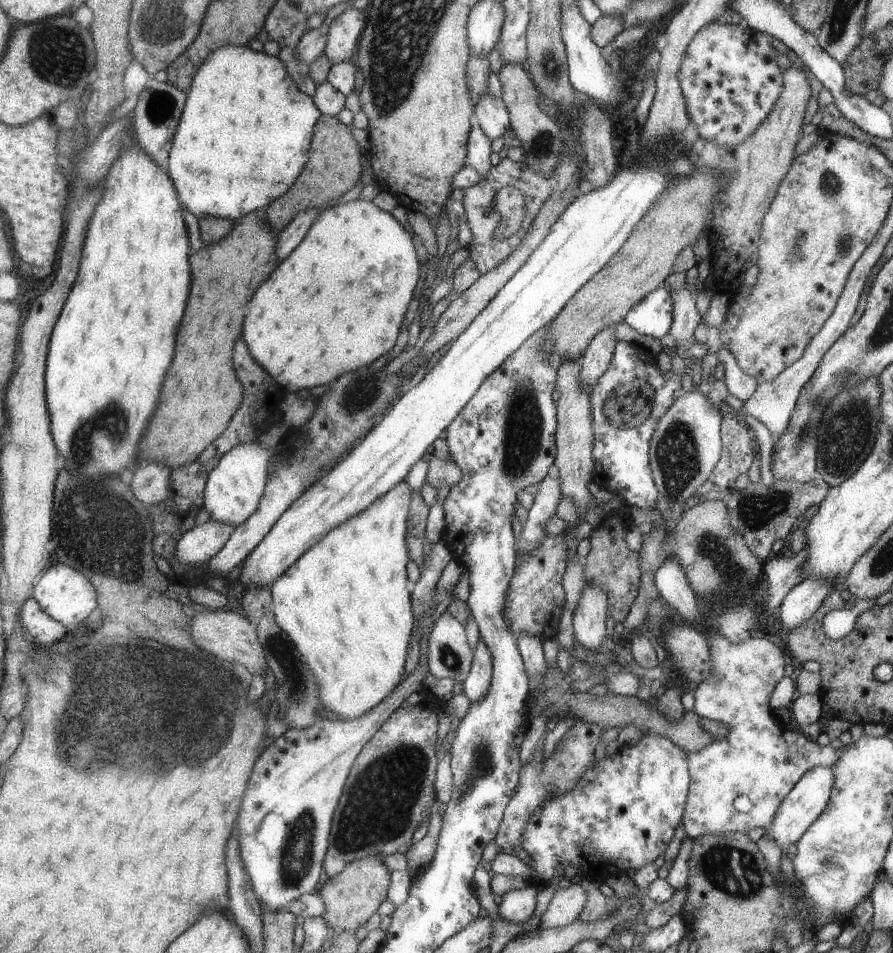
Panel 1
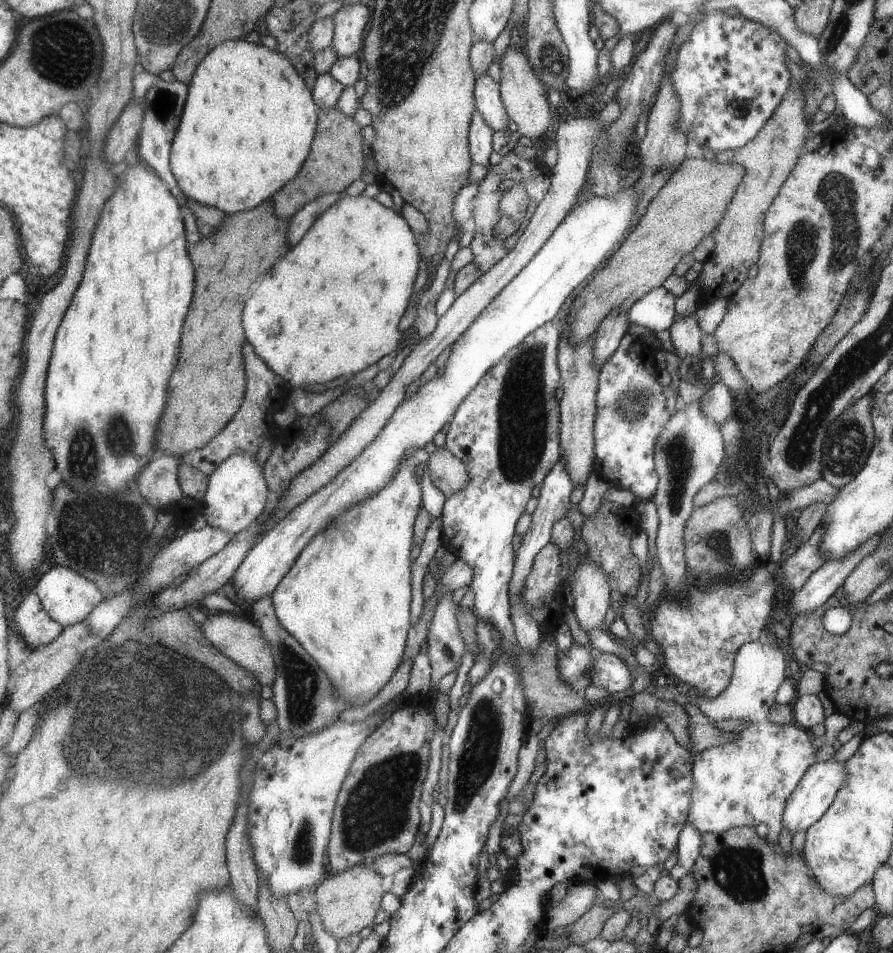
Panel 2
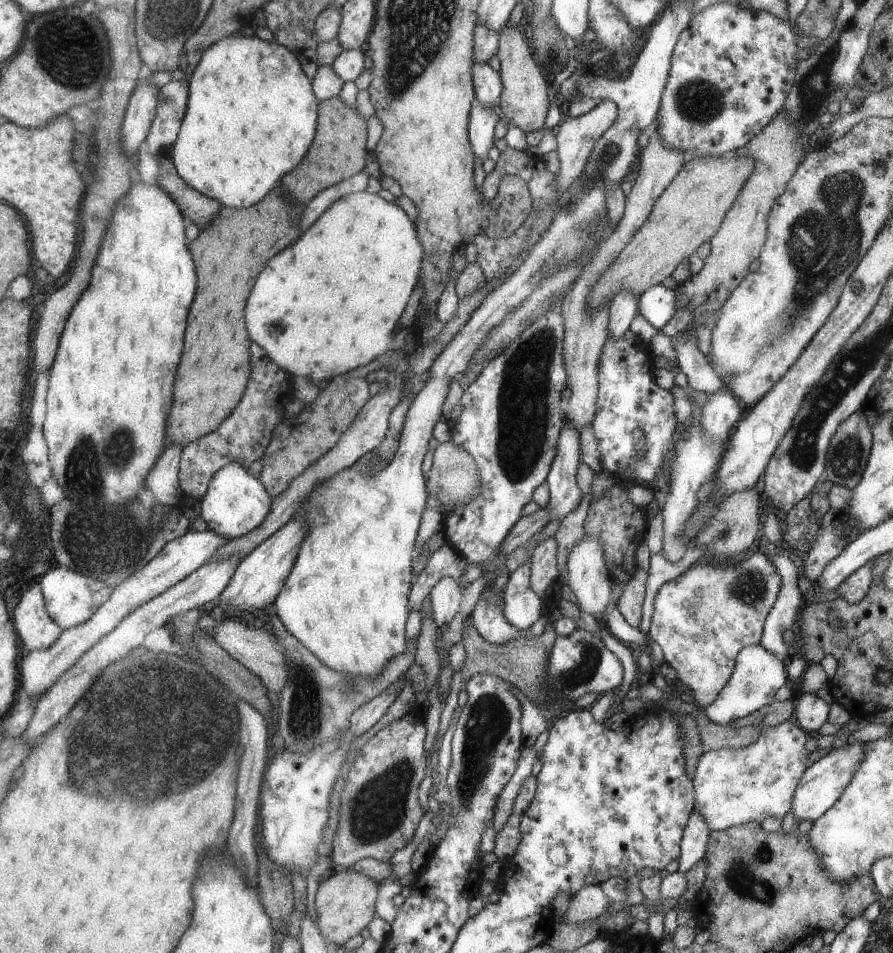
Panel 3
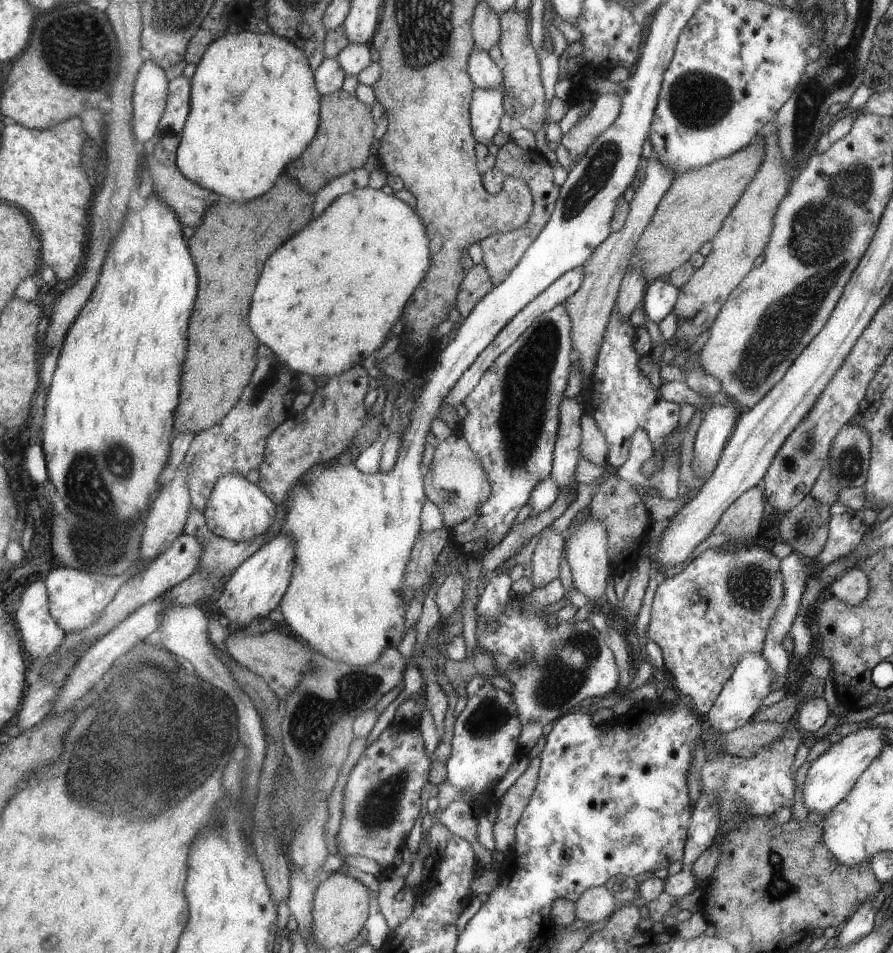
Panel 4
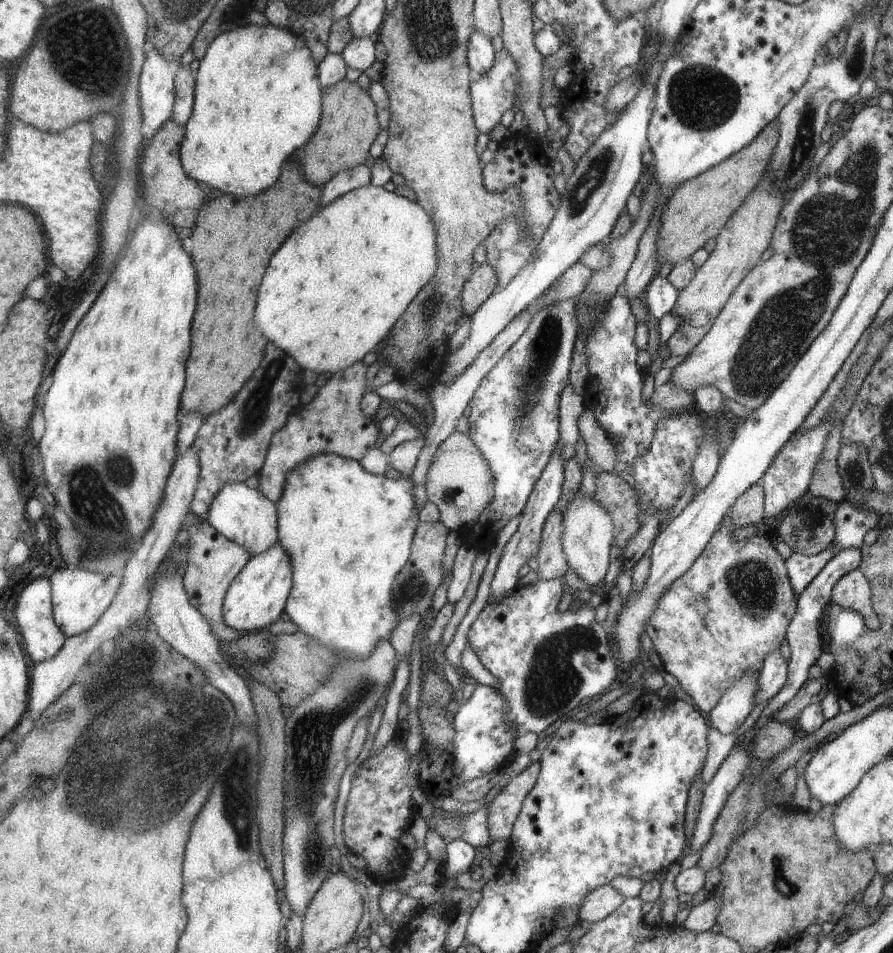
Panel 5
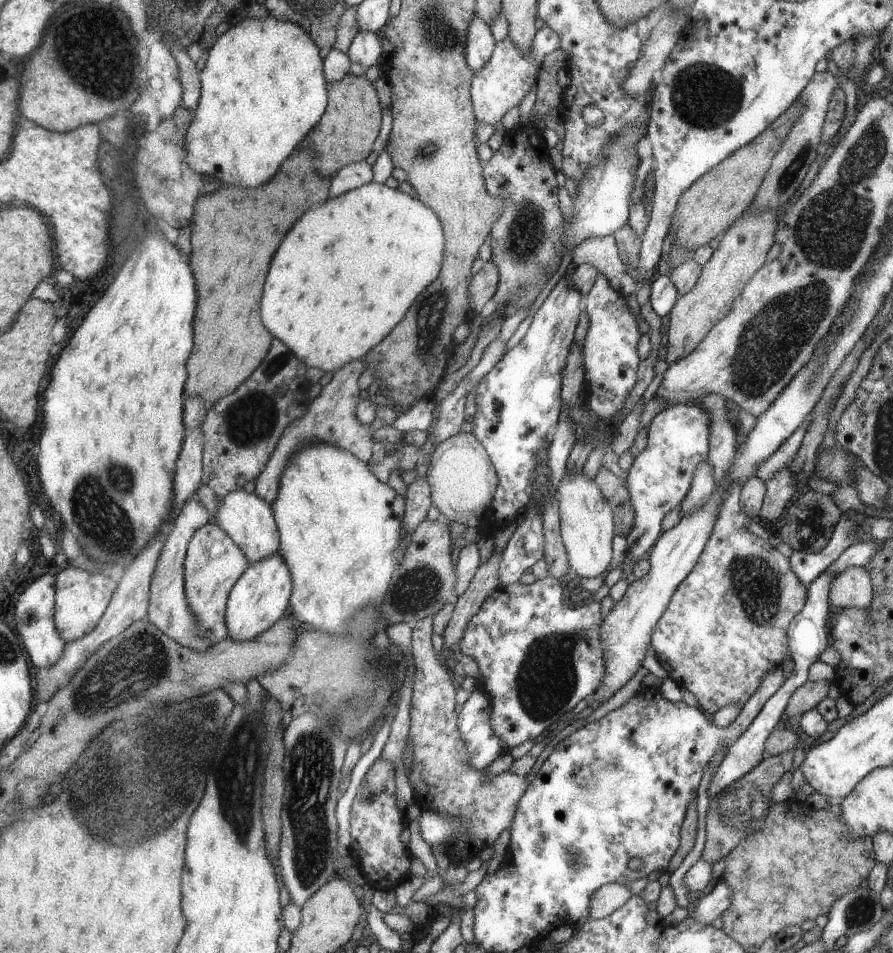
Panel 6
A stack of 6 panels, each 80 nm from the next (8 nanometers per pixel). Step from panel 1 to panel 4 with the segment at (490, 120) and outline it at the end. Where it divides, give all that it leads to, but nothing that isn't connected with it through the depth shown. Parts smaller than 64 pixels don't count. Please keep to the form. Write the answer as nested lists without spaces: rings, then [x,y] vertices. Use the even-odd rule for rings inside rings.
[[[474,46],[468,59],[470,79],[475,86],[486,89],[502,84],[502,71],[497,68],[491,55],[485,50]]]

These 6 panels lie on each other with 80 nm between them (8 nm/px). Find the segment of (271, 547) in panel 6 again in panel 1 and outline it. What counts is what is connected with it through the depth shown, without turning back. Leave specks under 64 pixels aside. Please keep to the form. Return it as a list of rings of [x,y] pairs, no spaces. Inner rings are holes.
[[[257,442],[243,443],[232,448],[219,461],[218,467],[210,472],[208,483],[205,491],[205,510],[211,513],[212,519],[228,525],[236,526],[236,528],[255,514],[259,501],[265,490],[266,480],[268,479],[269,460],[279,452],[278,446],[265,450],[257,446]]]

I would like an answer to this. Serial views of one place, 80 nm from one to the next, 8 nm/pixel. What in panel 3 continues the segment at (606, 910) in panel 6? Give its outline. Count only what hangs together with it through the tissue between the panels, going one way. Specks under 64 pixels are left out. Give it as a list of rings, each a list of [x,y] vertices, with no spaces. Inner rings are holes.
[[[599,885],[581,887],[572,897],[563,915],[563,921],[553,917],[556,922],[563,924],[580,923],[587,919],[604,917],[605,908],[610,900]]]

